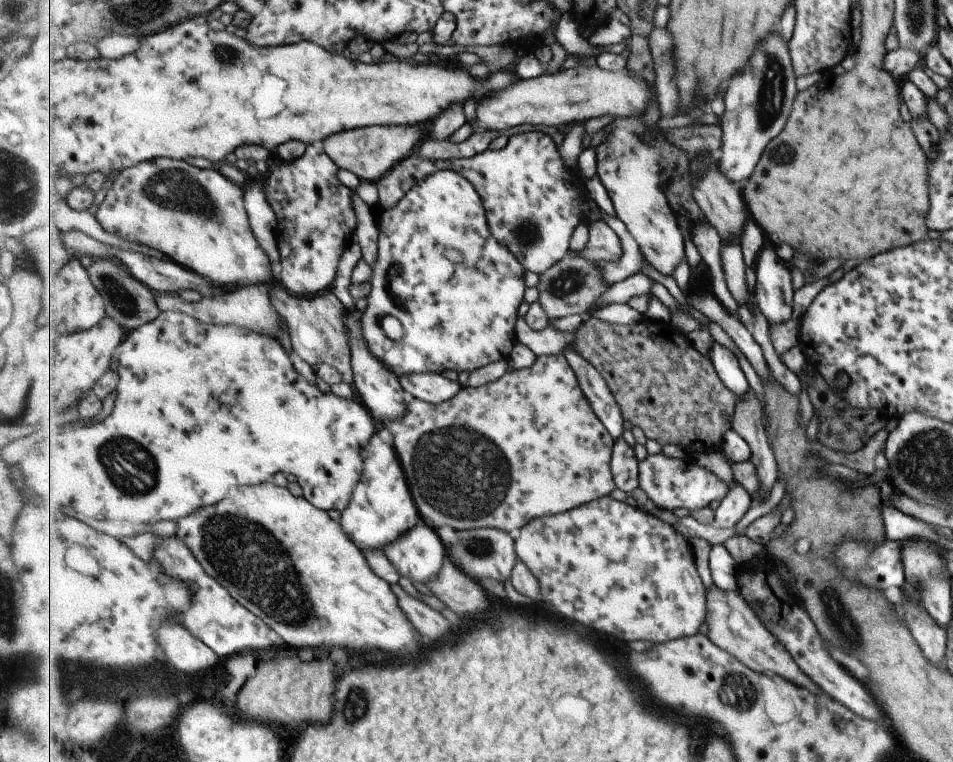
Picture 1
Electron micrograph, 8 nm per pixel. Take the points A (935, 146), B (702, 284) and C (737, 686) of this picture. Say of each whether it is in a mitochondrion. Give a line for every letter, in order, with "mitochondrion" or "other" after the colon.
A: other
B: other
C: mitochondrion

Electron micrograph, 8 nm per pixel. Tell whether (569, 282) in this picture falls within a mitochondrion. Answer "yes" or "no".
yes

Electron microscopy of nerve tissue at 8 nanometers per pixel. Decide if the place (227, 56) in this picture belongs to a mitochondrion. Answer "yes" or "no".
yes

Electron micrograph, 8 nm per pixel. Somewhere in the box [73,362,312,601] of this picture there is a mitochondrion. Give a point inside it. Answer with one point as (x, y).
(127, 465)

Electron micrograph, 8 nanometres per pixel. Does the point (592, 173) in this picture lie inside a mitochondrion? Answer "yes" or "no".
no

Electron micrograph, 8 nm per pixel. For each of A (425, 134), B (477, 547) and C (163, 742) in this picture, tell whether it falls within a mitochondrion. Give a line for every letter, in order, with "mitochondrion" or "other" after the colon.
A: other
B: mitochondrion
C: other

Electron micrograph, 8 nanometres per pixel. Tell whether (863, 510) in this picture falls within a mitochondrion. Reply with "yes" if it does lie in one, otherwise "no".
no

